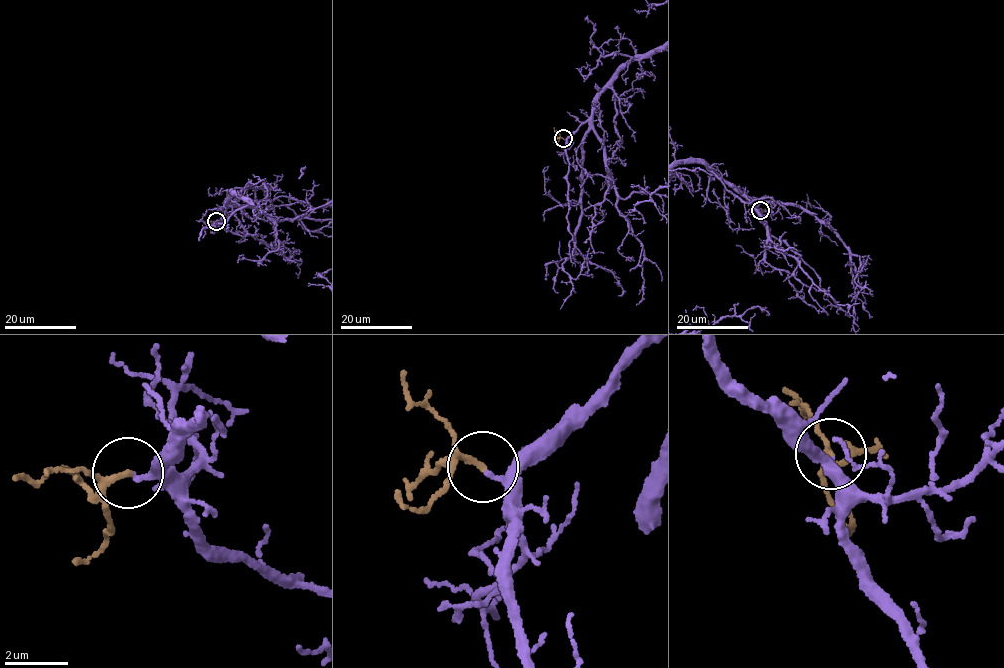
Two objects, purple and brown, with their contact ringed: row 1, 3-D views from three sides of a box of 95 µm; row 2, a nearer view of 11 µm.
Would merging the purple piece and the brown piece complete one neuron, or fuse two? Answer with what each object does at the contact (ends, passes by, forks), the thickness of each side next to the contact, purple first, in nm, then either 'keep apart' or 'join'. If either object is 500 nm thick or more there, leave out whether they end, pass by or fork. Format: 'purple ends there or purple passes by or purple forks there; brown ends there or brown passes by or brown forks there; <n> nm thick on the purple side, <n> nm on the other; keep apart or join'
purple passes by; brown passes by; 160 nm thick on the purple side, 140 nm on the other; join

